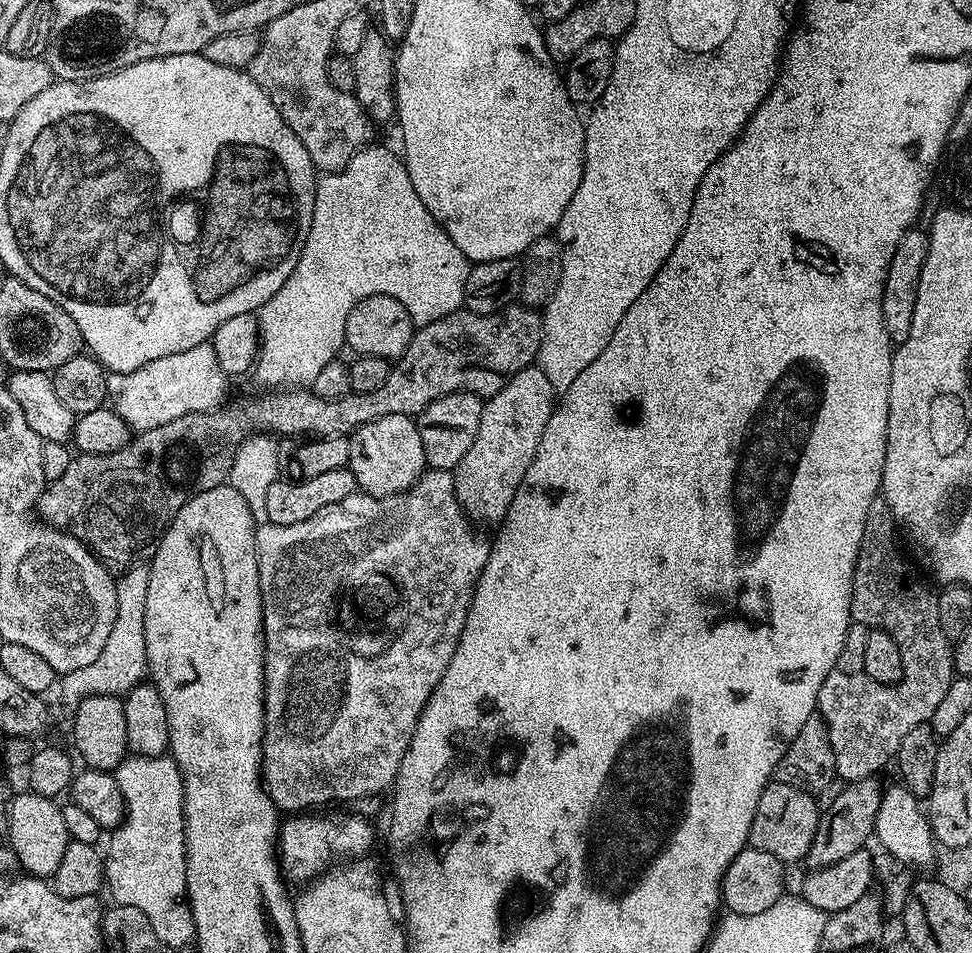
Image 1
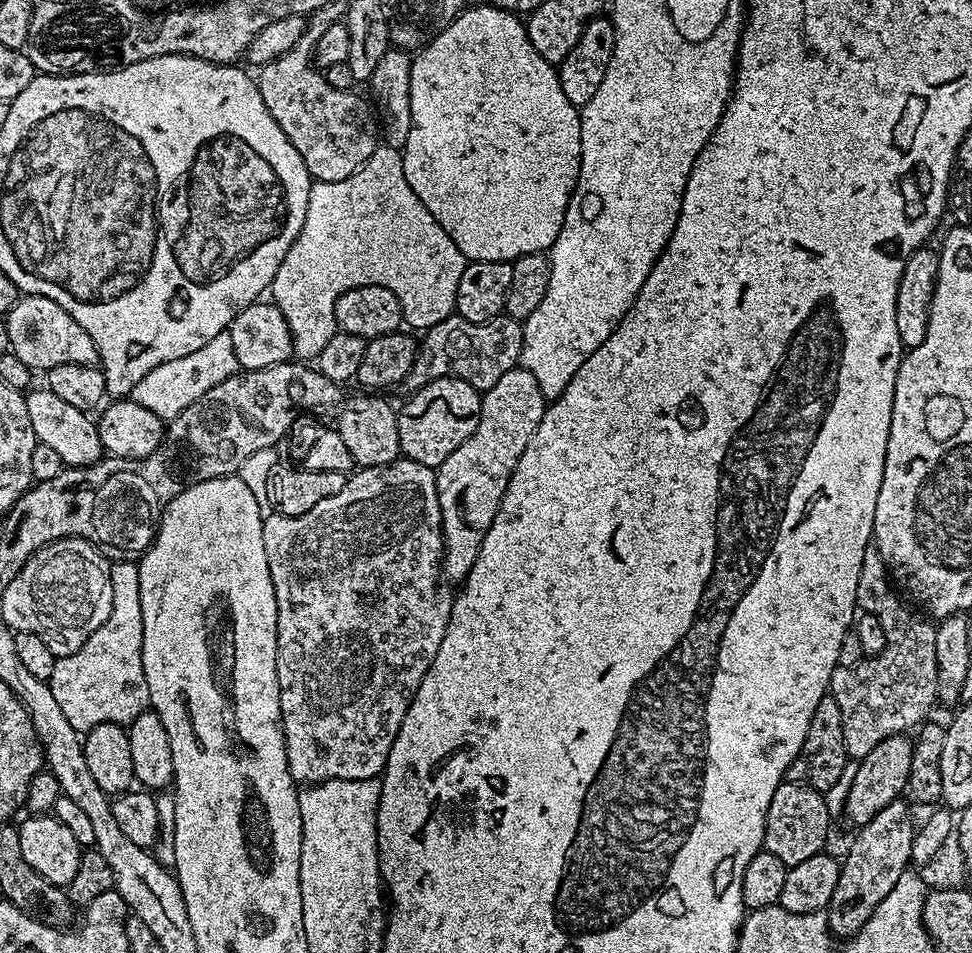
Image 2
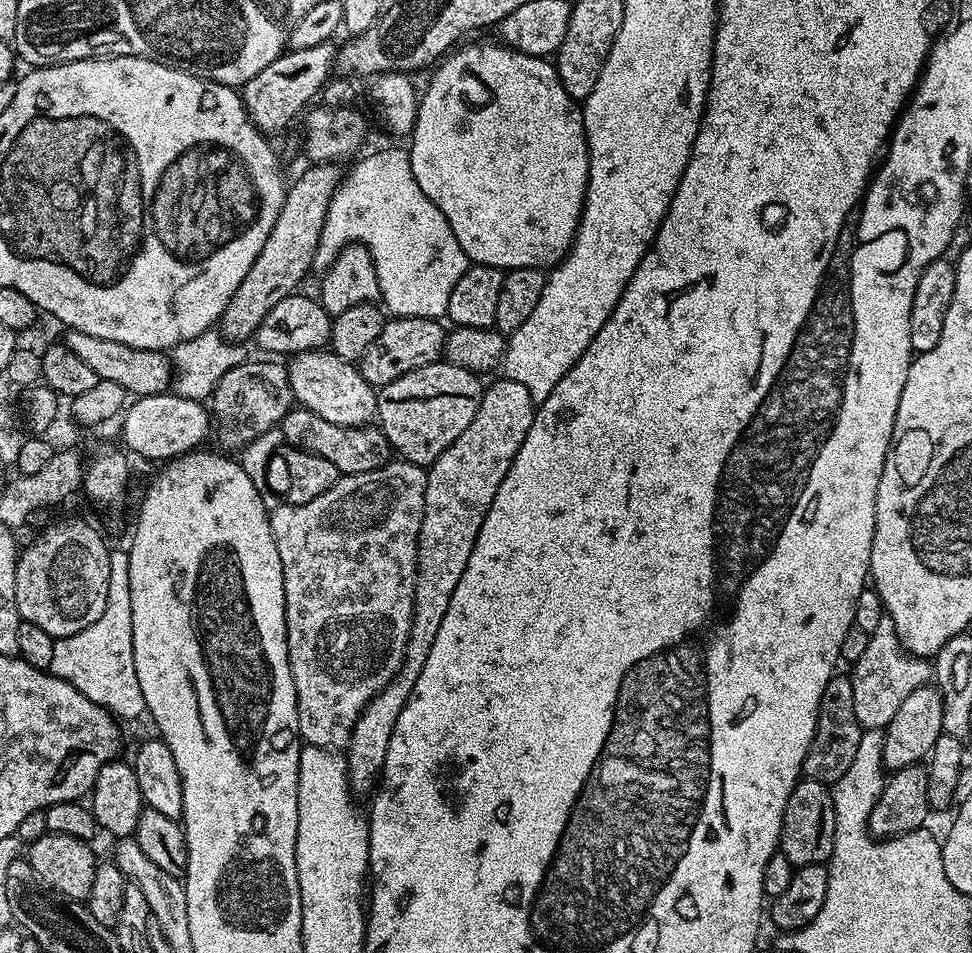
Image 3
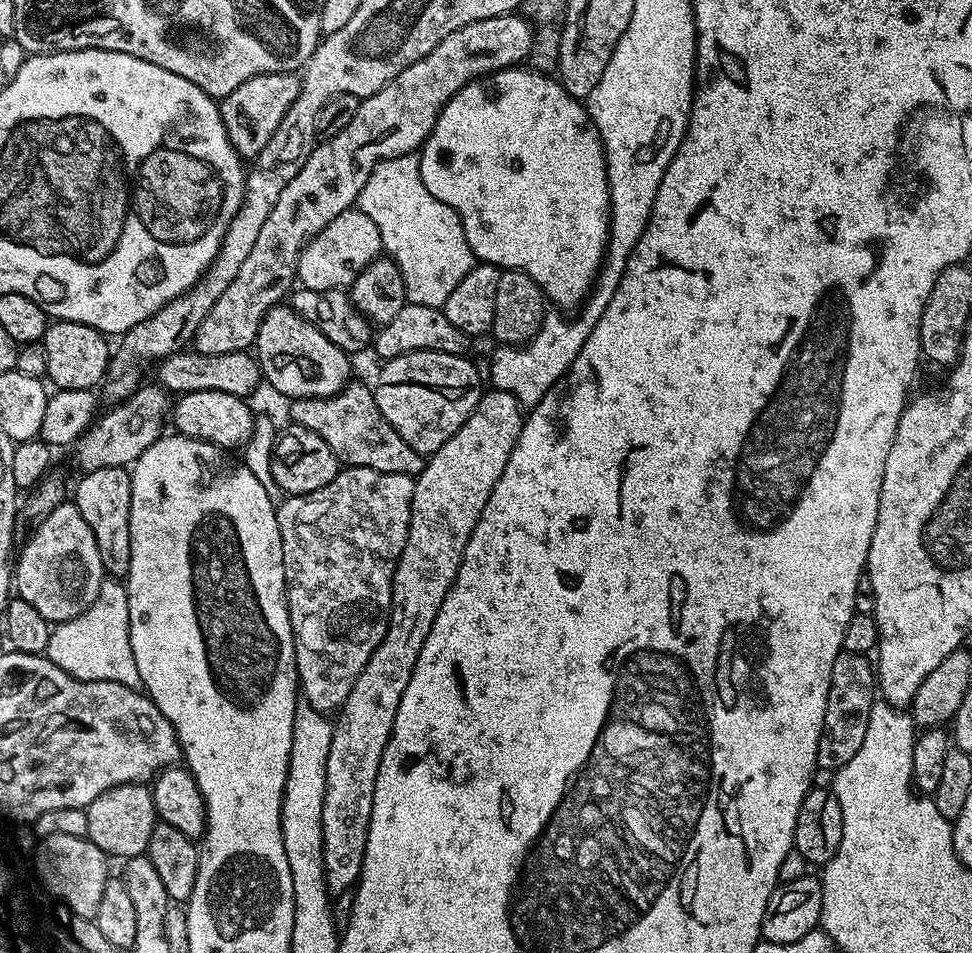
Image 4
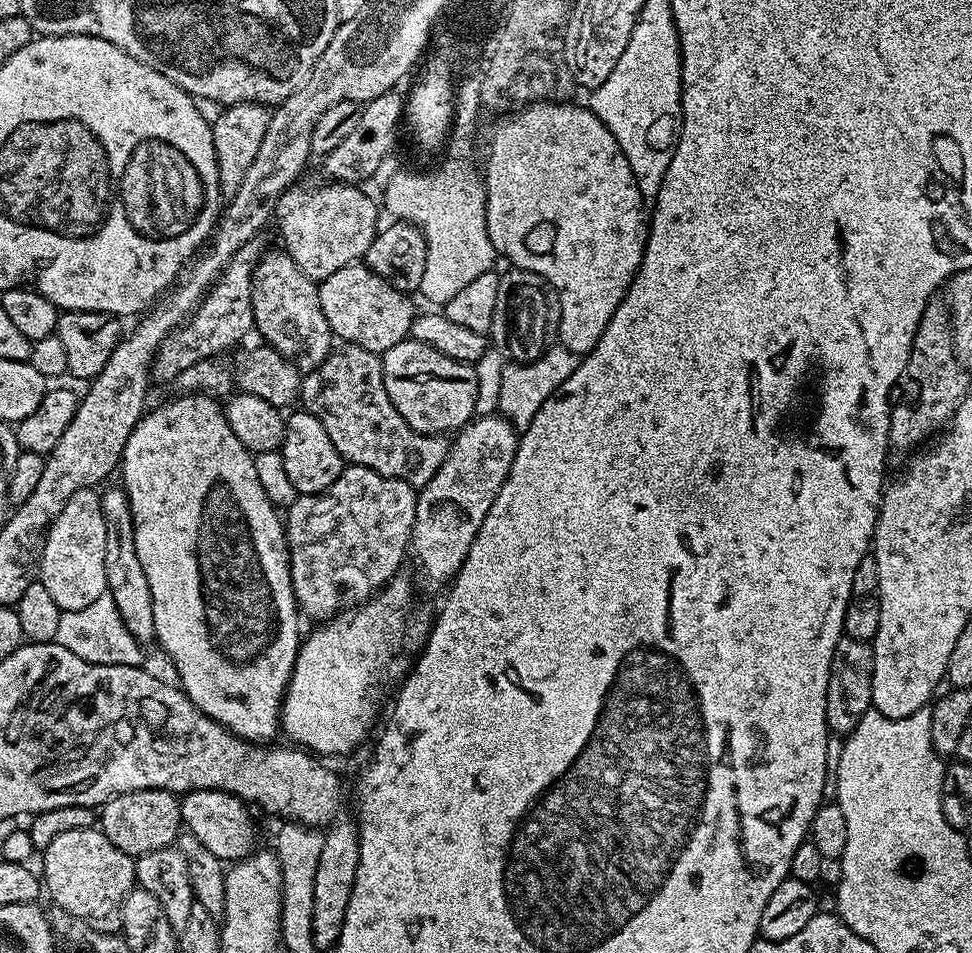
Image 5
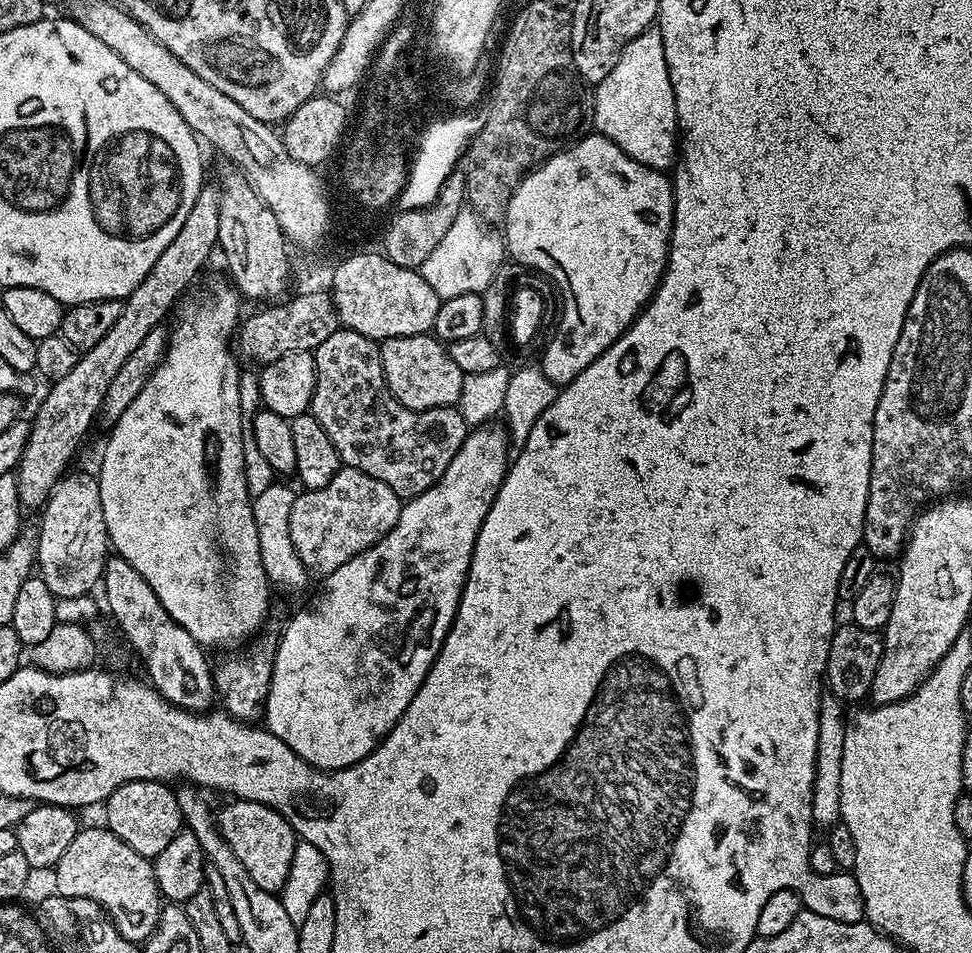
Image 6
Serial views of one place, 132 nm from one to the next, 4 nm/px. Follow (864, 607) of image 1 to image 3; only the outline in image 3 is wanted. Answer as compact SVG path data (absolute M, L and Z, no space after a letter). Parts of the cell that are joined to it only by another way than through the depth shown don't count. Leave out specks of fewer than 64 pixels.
M887 614L878 622L878 630L868 637L866 651L851 665L850 675L854 686L854 714L865 730L883 730L898 714L898 706L906 702L912 691L929 683L934 676L934 668L925 657L913 656L902 646L894 630L894 622Z

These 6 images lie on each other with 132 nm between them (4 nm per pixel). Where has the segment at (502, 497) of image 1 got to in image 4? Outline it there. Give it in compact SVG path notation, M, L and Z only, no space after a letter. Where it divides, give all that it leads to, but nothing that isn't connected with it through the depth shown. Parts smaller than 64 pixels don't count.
M495 390L485 391L480 397L476 411L473 412L468 421L460 427L439 450L427 457L424 469L420 471L419 476L415 477L416 485L414 486L414 498L412 499L410 530L406 538L406 546L400 555L400 561L396 563L396 573L394 574L394 582L392 583L392 621L388 624L388 629L382 638L382 642L374 650L370 662L366 662L362 674L358 674L358 678L354 682L354 686L350 690L346 702L338 710L338 715L335 717L337 720L334 720L332 730L330 758L326 758L326 794L324 795L324 806L322 808L322 832L324 834L324 877L328 882L329 893L337 894L336 892L344 892L348 887L349 891L349 889L359 881L360 871L362 870L364 859L366 858L366 842L370 834L370 822L372 821L372 811L374 810L374 786L378 782L378 770L382 766L382 754L386 750L386 746L392 737L392 731L394 730L394 714L398 714L398 702L402 702L402 694L406 694L406 686L410 686L410 674L414 674L414 666L418 662L418 654L422 654L422 646L426 646L426 638L430 635L430 626L434 626L434 618L438 618L438 610L442 610L442 602L446 598L450 586L456 580L456 575L458 574L460 563L462 562L464 551L466 550L466 542L470 542L470 533L474 530L474 526L478 522L478 518L482 514L482 510L486 506L486 502L498 482L498 478L502 478L502 470L506 470L506 462L518 442L525 419L525 413L522 411L519 402L510 394L497 392Z

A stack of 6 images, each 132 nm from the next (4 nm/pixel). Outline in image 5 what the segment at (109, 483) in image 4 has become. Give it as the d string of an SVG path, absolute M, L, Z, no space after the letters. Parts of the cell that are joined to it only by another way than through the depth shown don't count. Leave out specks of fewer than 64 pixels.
M123 487L103 489L100 501L102 514L106 518L106 586L118 606L118 614L126 624L126 630L134 634L141 642L151 641L155 637L154 604L150 598L150 582L146 582L146 573L142 571L142 562L138 562L138 550L134 550L134 526L128 506L128 495Z

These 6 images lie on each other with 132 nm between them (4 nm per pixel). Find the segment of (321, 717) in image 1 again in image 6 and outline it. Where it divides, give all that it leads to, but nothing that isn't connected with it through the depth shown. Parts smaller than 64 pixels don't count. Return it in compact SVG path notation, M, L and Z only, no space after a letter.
M341 467L326 486L297 495L290 513L290 540L309 573L317 572L317 577L323 578L390 534L401 507L402 497L394 494L386 482L378 482L362 470Z

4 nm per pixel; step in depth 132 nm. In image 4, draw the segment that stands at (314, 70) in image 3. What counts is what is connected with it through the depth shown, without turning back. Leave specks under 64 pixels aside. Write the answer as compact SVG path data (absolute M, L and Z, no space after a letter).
M291 72L262 74L242 82L242 86L238 86L238 90L234 90L229 96L223 97L219 101L222 122L226 126L228 141L234 146L234 150L240 157L255 158L264 149L266 142L270 142L270 138L274 138L274 130L278 130L282 118L286 118L286 110L290 110L290 106L294 106L294 100L298 98L301 81L299 75Z

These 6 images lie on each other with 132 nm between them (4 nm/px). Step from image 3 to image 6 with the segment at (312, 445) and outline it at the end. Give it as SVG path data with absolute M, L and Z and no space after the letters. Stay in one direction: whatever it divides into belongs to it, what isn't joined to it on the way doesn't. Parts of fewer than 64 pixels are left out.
M340 326L326 342L316 348L314 355L316 385L310 414L322 426L322 430L326 430L330 442L334 442L334 450L338 450L343 467L362 470L362 474L370 474L370 478L386 482L386 486L390 486L390 490L402 498L420 496L444 477L446 466L450 466L454 454L458 454L470 431L456 406L421 412L402 406L402 402L398 402L398 398L394 398L388 389L382 370L380 344L349 328Z

